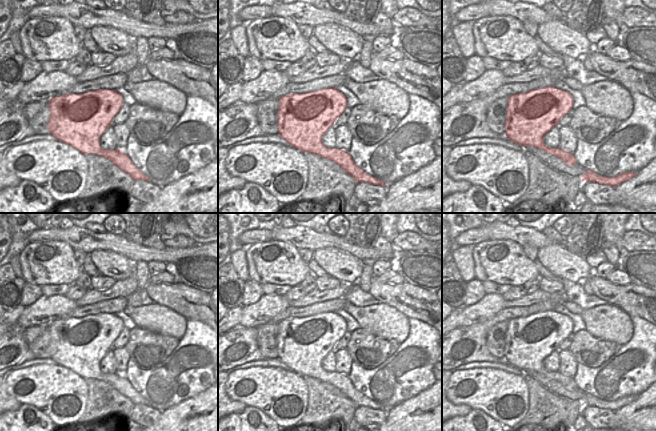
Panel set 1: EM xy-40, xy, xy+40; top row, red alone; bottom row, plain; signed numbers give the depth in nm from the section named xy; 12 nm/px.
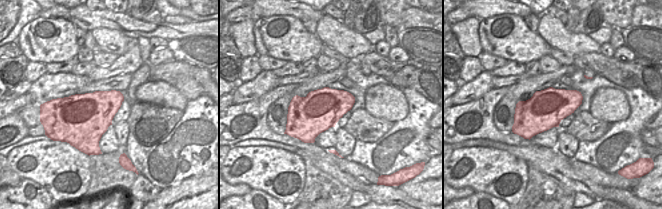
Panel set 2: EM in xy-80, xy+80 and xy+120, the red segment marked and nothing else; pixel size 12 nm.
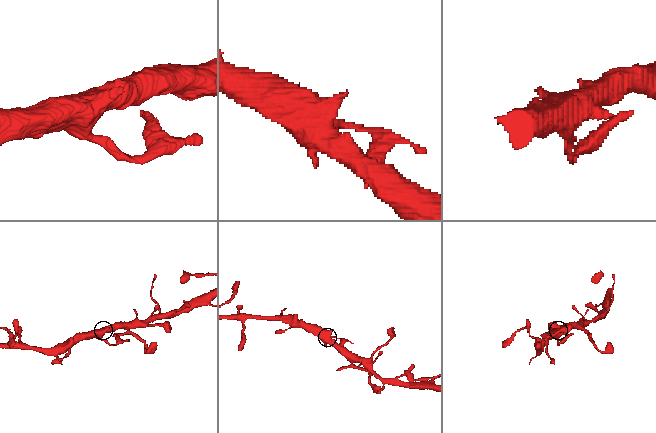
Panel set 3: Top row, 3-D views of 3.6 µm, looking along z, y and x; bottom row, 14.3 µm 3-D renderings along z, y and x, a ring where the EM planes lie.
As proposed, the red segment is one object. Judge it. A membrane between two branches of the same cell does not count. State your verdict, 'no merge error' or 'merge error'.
merge error

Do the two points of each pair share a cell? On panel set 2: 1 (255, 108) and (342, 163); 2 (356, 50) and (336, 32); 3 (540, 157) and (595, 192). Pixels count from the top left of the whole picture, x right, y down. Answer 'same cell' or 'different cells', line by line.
1: same cell
2: same cell
3: same cell

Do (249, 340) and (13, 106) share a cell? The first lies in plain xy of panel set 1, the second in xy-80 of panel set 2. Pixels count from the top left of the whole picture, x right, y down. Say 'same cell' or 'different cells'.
different cells

